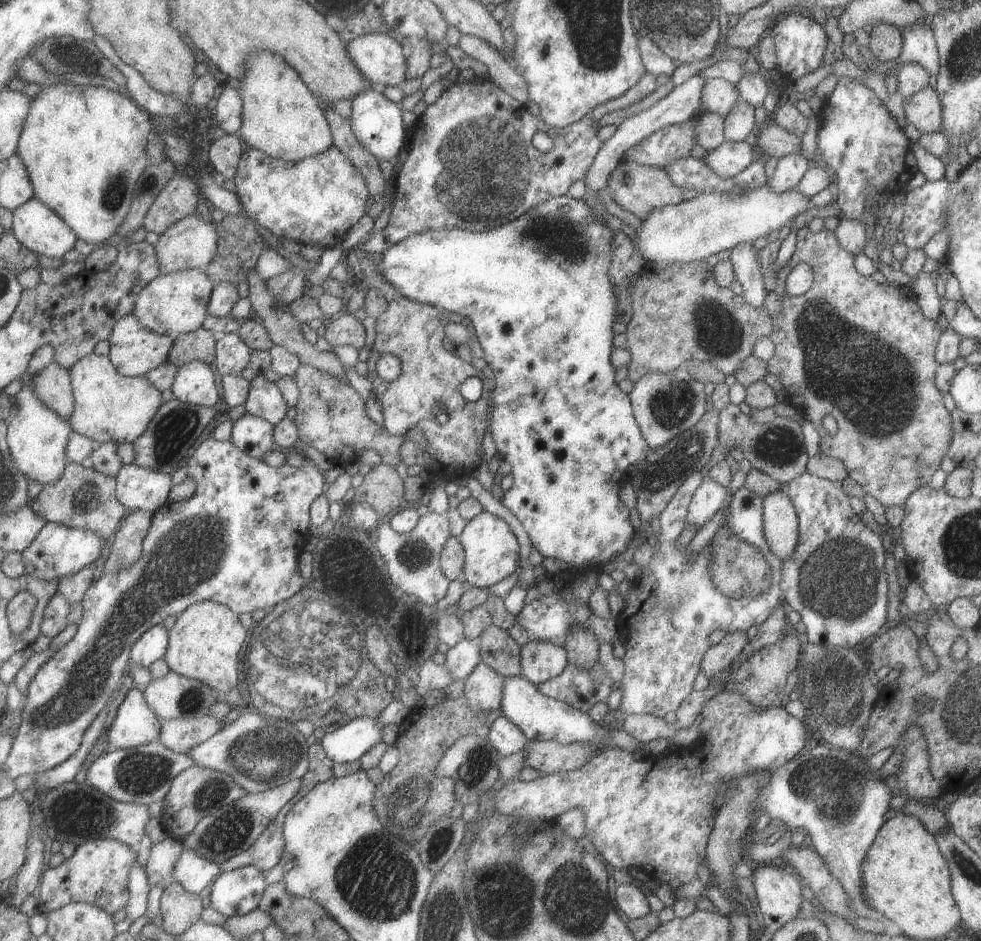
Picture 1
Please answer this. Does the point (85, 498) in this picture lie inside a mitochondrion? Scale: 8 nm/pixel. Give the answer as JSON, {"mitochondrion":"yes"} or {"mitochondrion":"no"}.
{"mitochondrion":"yes"}

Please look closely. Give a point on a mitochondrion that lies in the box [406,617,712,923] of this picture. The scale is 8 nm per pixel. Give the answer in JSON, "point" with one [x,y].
{"point":[440,840]}

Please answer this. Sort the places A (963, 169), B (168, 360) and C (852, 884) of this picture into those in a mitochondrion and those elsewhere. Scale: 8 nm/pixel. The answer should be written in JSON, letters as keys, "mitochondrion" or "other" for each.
{"A":"other","B":"other","C":"other"}

